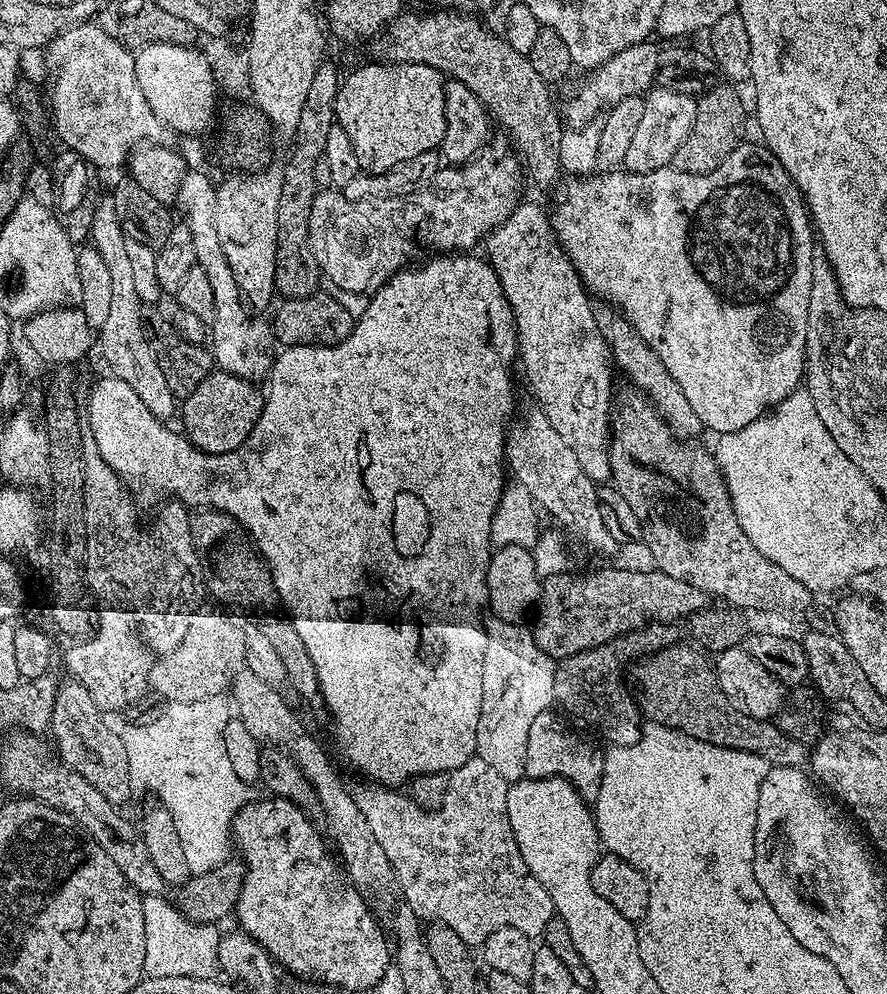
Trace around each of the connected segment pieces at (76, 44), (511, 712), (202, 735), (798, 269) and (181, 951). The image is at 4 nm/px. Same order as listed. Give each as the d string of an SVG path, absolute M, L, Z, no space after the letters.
M85 22L82 24L74 24L70 28L65 28L63 32L59 32L57 36L52 37L46 45L46 53L48 52L48 72L52 75L52 89L46 92L46 100L50 105L50 124L56 127L56 136L61 140L63 147L69 152L77 152L83 160L87 160L93 169L96 168L116 168L125 163L137 145L141 142L160 142L165 138L166 126L154 114L154 110L150 110L150 102L146 102L146 98L142 94L142 90L138 86L138 78L136 77L136 58L133 49L120 44L114 38L110 38L110 34L106 34L106 30L100 28L99 23Z
M492 618L487 621L486 627L488 637L486 662L482 666L482 714L478 718L476 755L490 762L490 766L494 766L504 780L515 782L524 776L530 722L553 707L557 661L544 653L531 631L519 623Z
M225 695L211 696L199 702L178 703L176 701L169 701L164 707L166 708L160 714L158 712L156 715L153 715L149 724L136 722L133 728L123 729L122 735L124 737L124 745L126 746L126 758L130 762L133 781L135 781L137 785L145 784L145 786L160 799L157 801L159 801L163 807L170 810L170 814L174 818L174 826L178 826L178 838L182 838L182 847L186 849L186 863L190 865L193 876L196 876L204 874L208 870L214 870L215 867L229 859L230 849L234 844L232 839L232 819L234 819L236 813L244 807L246 801L249 799L248 792L250 792L250 788L249 785L238 778L238 774L234 774L234 766L230 766L230 757L226 754L226 738L224 737L224 731L229 721L232 719L232 706Z
M742 142L732 151L730 158L722 162L712 172L706 174L686 174L669 166L653 172L630 172L627 170L608 170L603 174L591 174L572 178L564 189L559 189L556 209L551 209L552 231L564 255L576 267L580 283L589 293L597 292L605 296L609 305L624 313L634 330L662 358L666 370L674 374L674 382L682 386L682 394L694 406L694 414L702 418L705 429L713 428L716 434L737 432L750 422L754 422L765 412L781 404L787 396L801 387L804 374L804 347L806 346L806 314L810 310L810 274L812 273L812 250L814 229L803 196L796 183L786 174L786 170L774 158L774 154L763 143Z
M162 894L148 895L142 898L143 902L143 921L145 923L146 931L146 962L144 963L144 973L147 977L190 977L190 978L212 978L217 975L218 972L218 959L217 959L217 948L221 939L221 933L216 933L217 930L212 926L200 926L195 928L194 925L180 913L179 909L170 901L165 899L166 896Z

